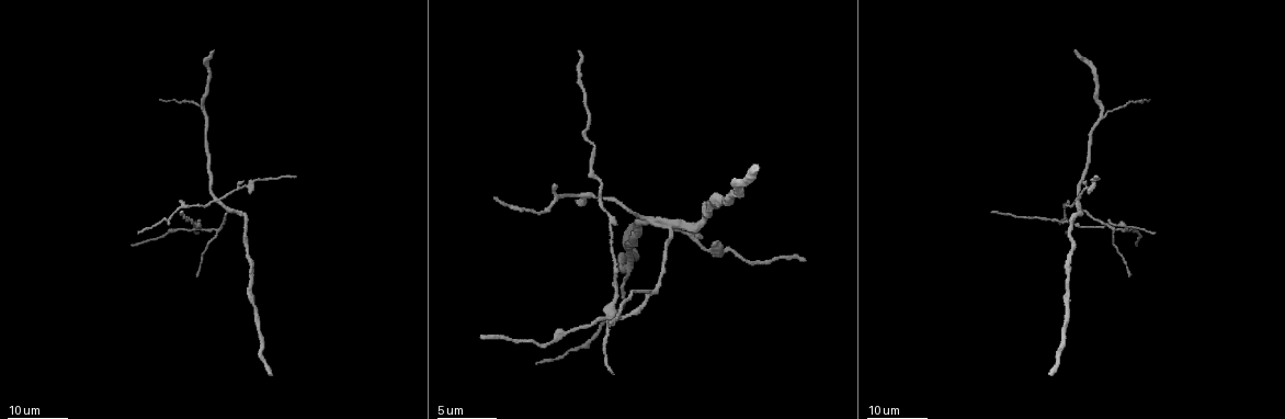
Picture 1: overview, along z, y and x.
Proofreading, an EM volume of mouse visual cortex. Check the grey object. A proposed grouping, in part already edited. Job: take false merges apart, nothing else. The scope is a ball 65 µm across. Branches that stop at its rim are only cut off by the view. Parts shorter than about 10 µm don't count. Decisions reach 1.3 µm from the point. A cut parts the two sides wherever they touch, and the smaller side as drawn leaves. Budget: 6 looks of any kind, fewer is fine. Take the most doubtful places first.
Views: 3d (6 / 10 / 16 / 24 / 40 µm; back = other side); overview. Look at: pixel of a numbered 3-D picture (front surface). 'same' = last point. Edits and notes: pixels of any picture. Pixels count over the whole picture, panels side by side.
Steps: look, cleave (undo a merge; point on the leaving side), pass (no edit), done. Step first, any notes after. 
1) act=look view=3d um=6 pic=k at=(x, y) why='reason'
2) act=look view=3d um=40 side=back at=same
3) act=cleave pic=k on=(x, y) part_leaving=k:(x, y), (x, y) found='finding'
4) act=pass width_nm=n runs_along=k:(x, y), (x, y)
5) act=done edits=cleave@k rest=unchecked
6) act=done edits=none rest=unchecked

act=look view=3d um=24 pic=1 at=(608, 315) why='four or more arms meet'

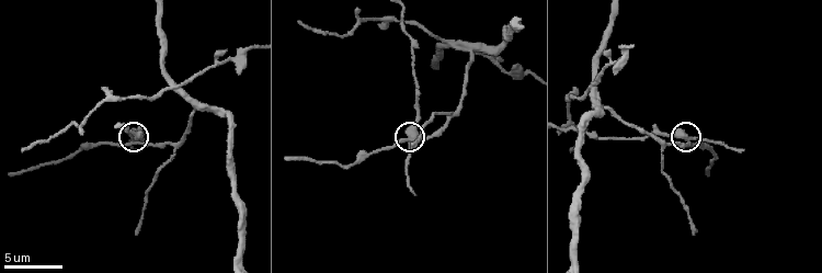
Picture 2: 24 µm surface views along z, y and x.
act=look view=3d um=6 pic=2 at=(411, 137)

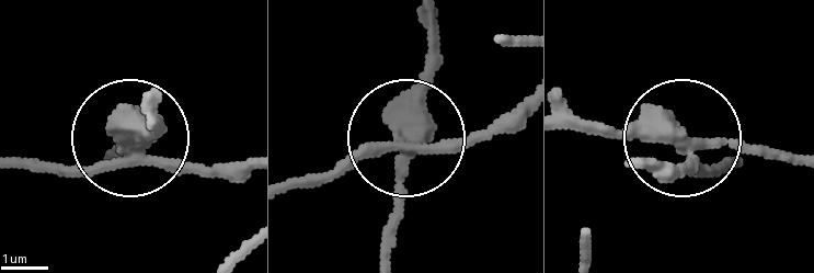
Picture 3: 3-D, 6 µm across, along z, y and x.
act=cleave pic=3 on=(425, 80) part_leaving=3:(688, 151), (562, 132) found='a second cell is stuck on'

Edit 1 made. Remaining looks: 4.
act=look view=overview

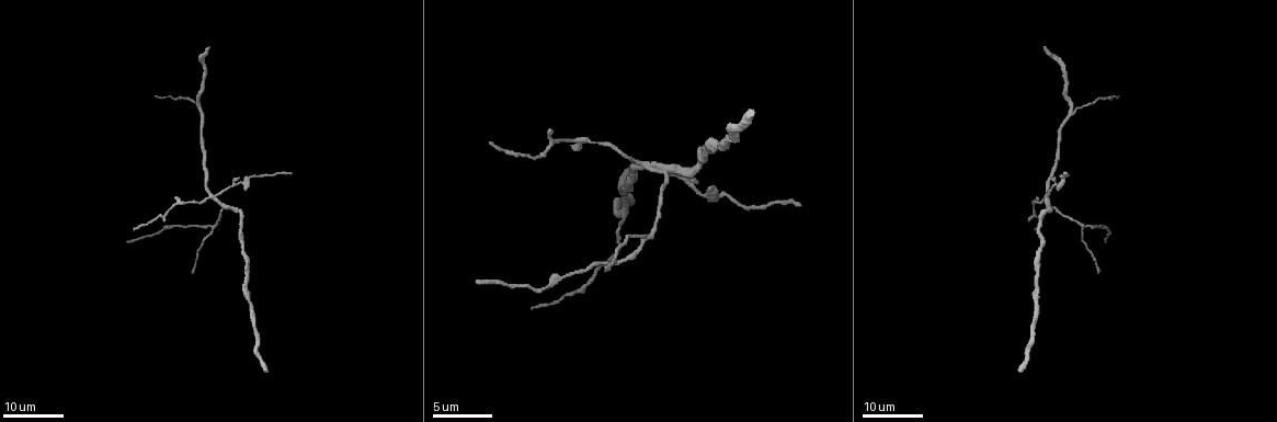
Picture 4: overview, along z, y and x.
act=look view=3d um=24 pic=4 at=(1075, 111)

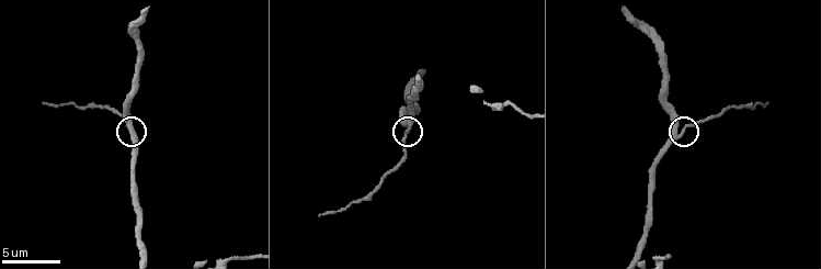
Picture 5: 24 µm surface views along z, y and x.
act=look view=3d um=10 pic=5 at=(405, 129)

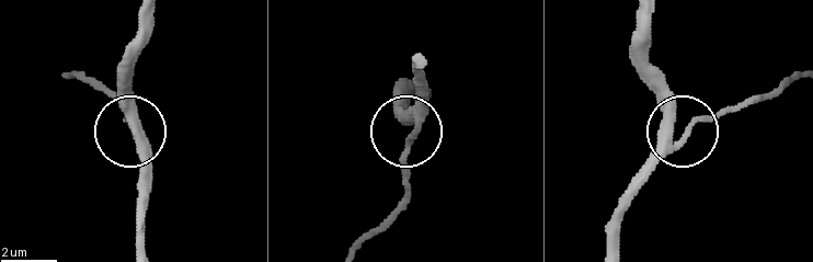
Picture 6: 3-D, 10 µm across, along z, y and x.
act=pass side_arm_um=13 runs_along=6:(614, 246), (614, 218), (628, 190), (691, 126), (759, 100) found='continuous, no second cell'

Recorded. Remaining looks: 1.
act=look view=3d um=6 pic=2 at=(169, 86) why='thin arm on a thick one'

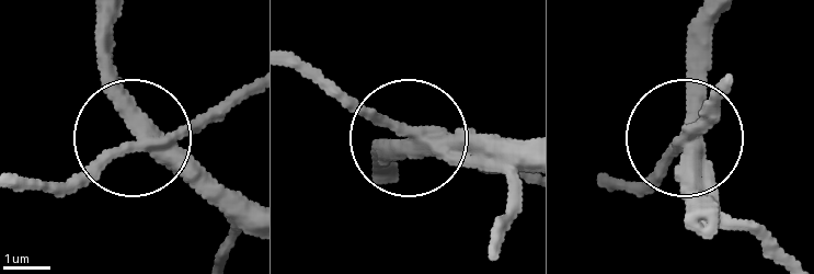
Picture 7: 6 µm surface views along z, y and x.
act=cleave pic=7 on=(92, 173) part_leaving=7:(150, 147), (59, 182), (12, 182) found='a second cell is stuck on'

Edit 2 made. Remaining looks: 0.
act=done edits=cleave@3,cleave@7 rest=unchecked

